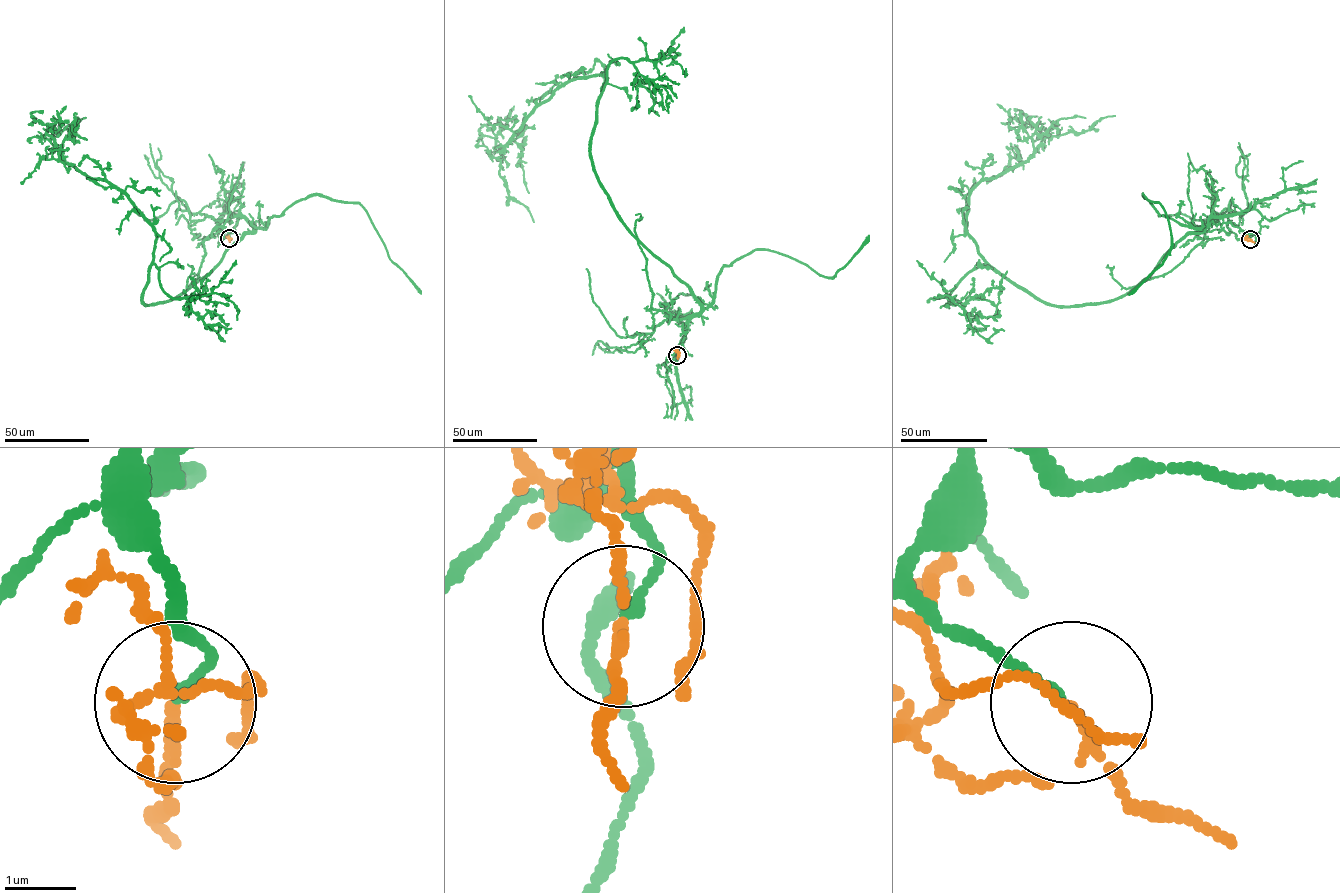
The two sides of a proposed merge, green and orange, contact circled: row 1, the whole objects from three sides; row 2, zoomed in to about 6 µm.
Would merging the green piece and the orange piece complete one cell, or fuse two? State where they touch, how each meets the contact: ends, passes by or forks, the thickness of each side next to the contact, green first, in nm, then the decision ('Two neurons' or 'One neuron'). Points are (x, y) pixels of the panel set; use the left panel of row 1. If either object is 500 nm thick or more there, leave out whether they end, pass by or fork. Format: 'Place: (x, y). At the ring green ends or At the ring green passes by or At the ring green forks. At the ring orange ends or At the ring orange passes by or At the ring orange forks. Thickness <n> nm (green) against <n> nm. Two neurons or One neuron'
Place: (229, 238). At the ring green ends. At the ring orange passes by. Thickness 140 nm (green) against 110 nm. One neuron

